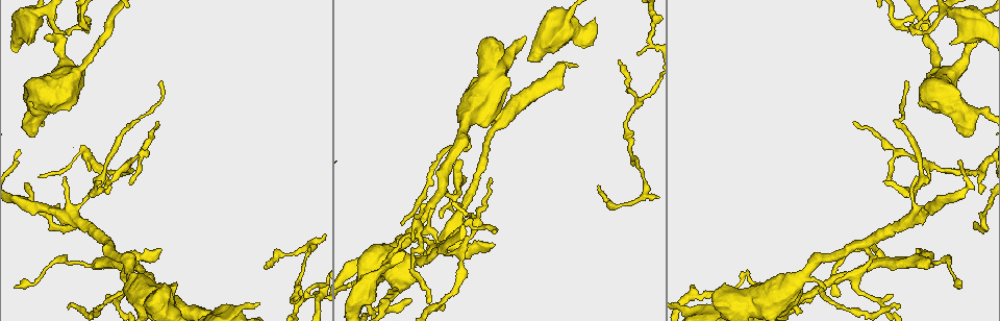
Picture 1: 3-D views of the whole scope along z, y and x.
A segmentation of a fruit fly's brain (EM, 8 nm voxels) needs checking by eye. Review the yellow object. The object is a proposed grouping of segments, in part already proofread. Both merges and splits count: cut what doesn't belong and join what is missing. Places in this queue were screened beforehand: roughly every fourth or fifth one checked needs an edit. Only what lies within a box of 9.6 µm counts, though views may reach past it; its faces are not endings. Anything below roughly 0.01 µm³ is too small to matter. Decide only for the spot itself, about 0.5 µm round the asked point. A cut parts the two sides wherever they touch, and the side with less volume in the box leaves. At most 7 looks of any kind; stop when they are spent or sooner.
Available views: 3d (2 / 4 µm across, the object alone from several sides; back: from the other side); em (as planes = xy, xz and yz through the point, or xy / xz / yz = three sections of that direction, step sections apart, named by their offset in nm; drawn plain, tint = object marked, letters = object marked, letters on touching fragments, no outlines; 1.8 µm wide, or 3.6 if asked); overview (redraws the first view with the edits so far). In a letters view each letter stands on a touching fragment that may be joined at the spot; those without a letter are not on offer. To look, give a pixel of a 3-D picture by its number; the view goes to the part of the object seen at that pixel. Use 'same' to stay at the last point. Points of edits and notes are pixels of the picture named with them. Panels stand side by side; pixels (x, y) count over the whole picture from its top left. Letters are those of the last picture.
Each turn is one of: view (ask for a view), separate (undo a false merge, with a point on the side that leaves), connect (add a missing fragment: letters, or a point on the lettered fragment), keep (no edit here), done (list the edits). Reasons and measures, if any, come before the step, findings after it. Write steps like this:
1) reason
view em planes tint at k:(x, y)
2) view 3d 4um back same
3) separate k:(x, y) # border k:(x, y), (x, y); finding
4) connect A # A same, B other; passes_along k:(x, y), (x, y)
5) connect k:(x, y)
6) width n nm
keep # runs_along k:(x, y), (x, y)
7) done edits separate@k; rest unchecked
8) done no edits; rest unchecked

sudden change in width
view em planes tint at 1:(964, 125)

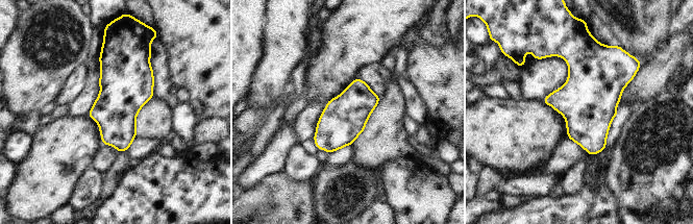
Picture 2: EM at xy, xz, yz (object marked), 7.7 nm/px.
what lies round it
view em planes letters same

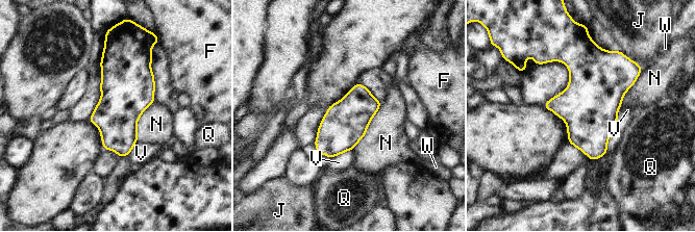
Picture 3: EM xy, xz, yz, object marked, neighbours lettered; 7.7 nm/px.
keep # F other, J other, N other, Q other, V other, W other; border 3:(380, 101), (366, 134), (351, 150); continuous, no second neuron

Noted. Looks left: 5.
three-way junction
view em planes plain at 1:(909, 27)

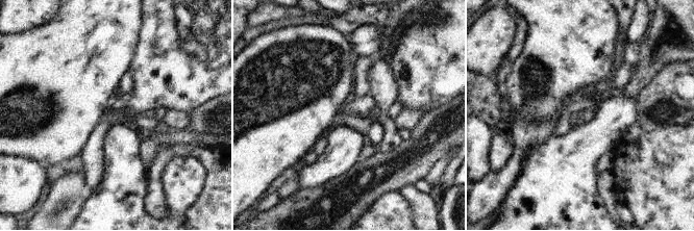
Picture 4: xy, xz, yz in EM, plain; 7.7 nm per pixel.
what lies round it
view em planes letters same

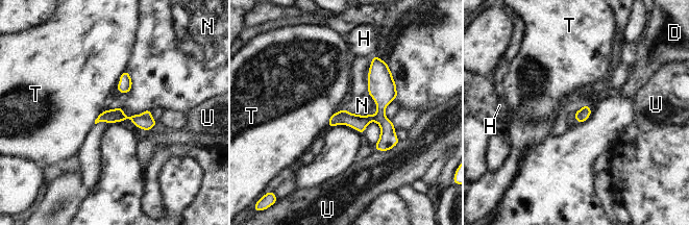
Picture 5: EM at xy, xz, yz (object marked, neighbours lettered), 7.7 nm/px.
separate 5:(117, 115) # D other, H other, N other, T other, U other; border 5:(141, 115), (151, 117); two neurons meet here

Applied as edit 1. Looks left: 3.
view overview

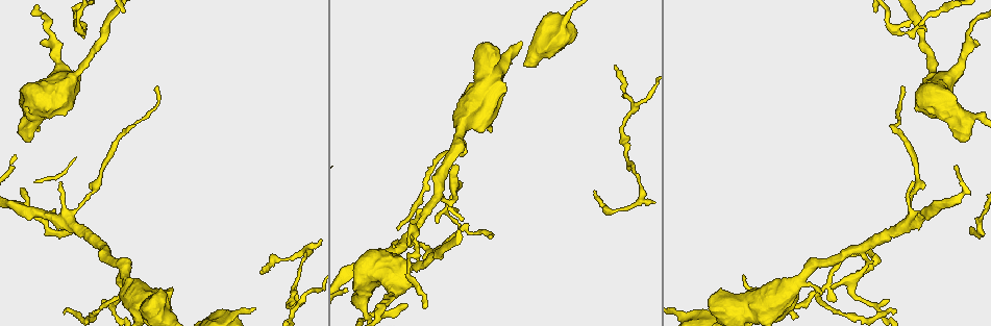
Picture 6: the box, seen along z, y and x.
branch stops here
view 3d 2um at 6:(261, 272)

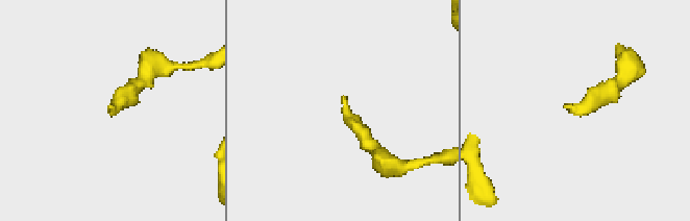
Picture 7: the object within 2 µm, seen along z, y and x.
view em planes letters at 7:(111, 104)

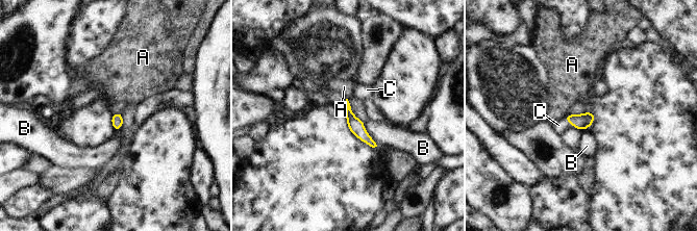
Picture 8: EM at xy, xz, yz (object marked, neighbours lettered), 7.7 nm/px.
connect C # A other, B other, C same; passes_along 8:(583, 121), (568, 121), (558, 125); it goes on there

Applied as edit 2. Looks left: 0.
done edits separate@5, connect@8; rest unchecked

